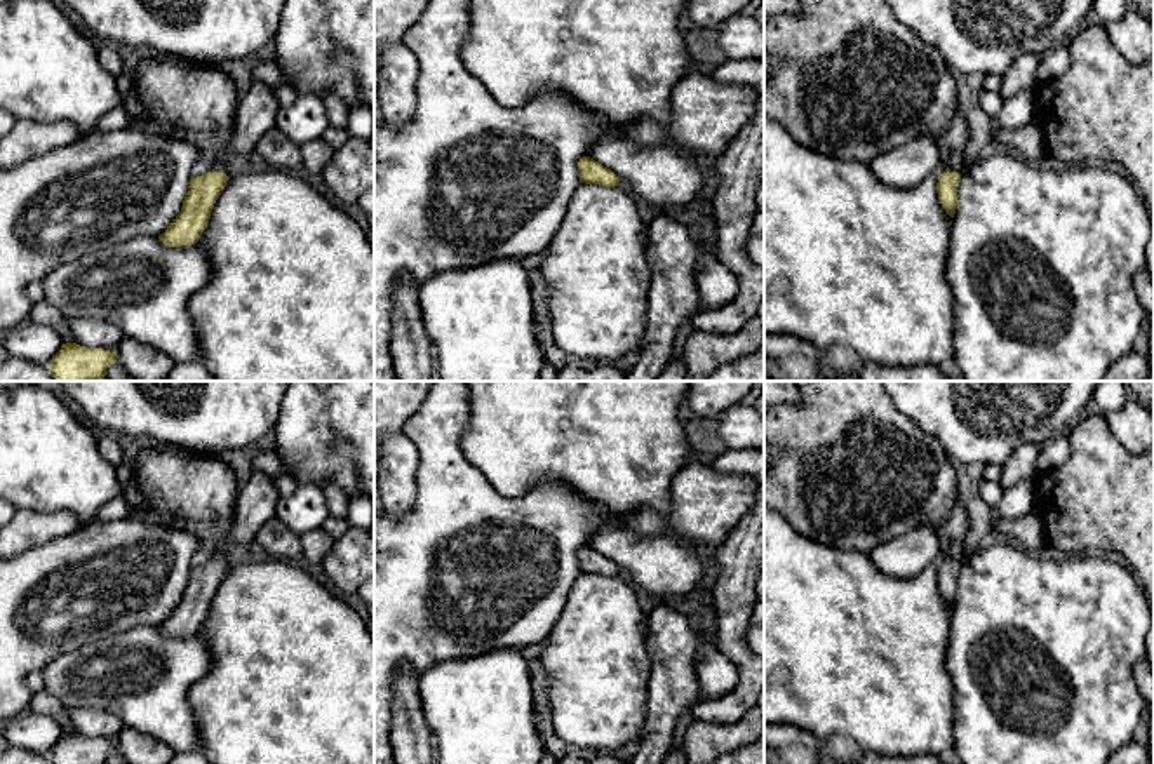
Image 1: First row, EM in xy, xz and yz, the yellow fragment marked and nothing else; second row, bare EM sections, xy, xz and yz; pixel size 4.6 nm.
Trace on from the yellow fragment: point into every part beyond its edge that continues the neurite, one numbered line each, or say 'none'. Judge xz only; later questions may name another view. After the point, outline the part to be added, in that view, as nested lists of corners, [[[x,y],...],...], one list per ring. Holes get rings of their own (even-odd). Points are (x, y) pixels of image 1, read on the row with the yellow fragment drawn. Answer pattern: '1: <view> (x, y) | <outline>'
none

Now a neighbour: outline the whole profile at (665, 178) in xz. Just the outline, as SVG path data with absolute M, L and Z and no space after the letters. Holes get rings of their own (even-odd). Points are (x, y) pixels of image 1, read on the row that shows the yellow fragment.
M627 136L602 139L588 157L614 172L623 188L630 188L651 207L651 214L672 214L691 209L705 197L705 176L696 155L674 146L642 148Z

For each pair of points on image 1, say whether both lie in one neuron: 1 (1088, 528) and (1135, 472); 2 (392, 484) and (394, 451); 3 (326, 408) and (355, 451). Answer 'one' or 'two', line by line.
1: one
2: one
3: one

